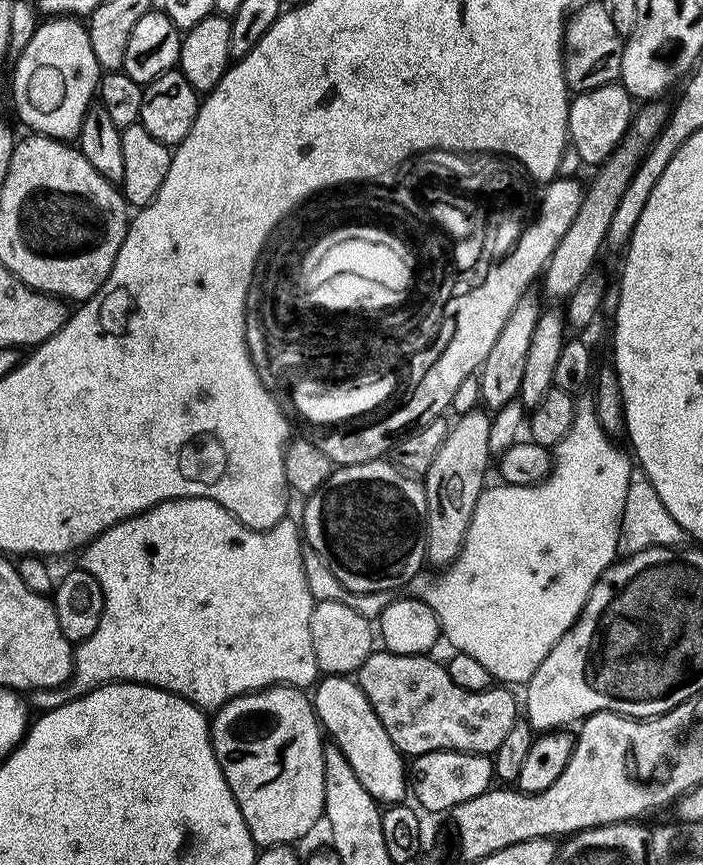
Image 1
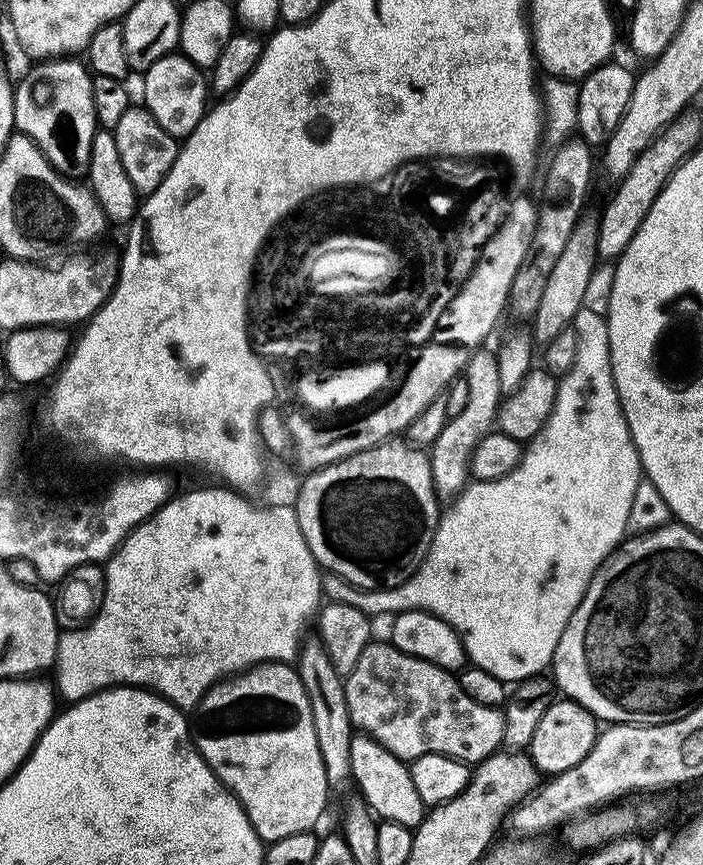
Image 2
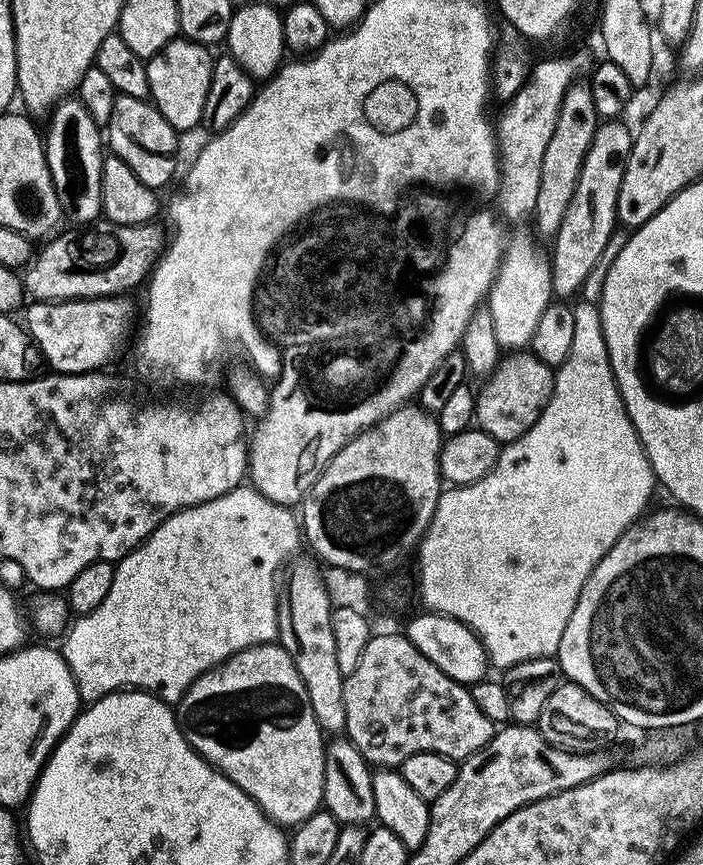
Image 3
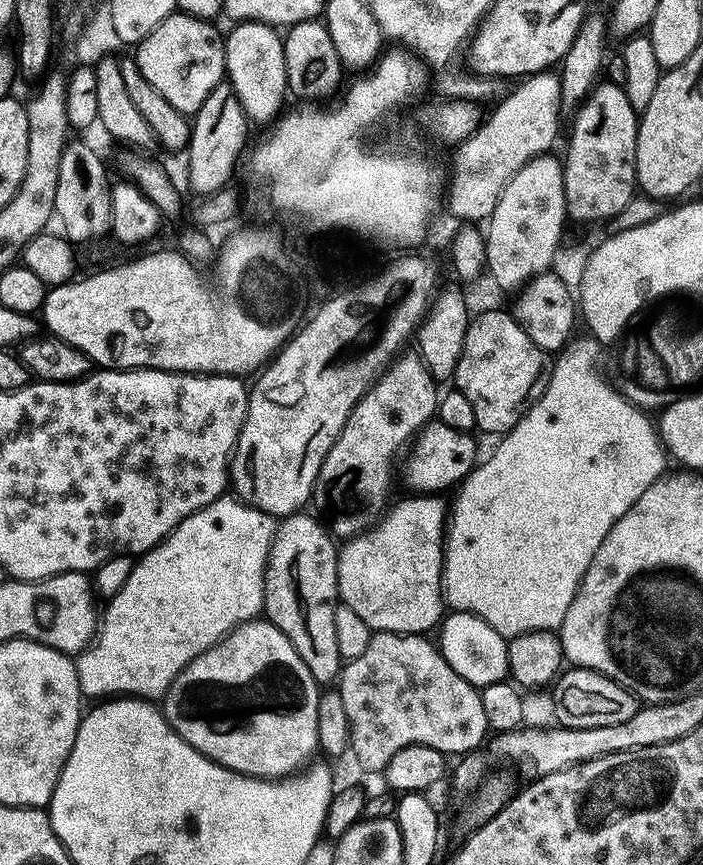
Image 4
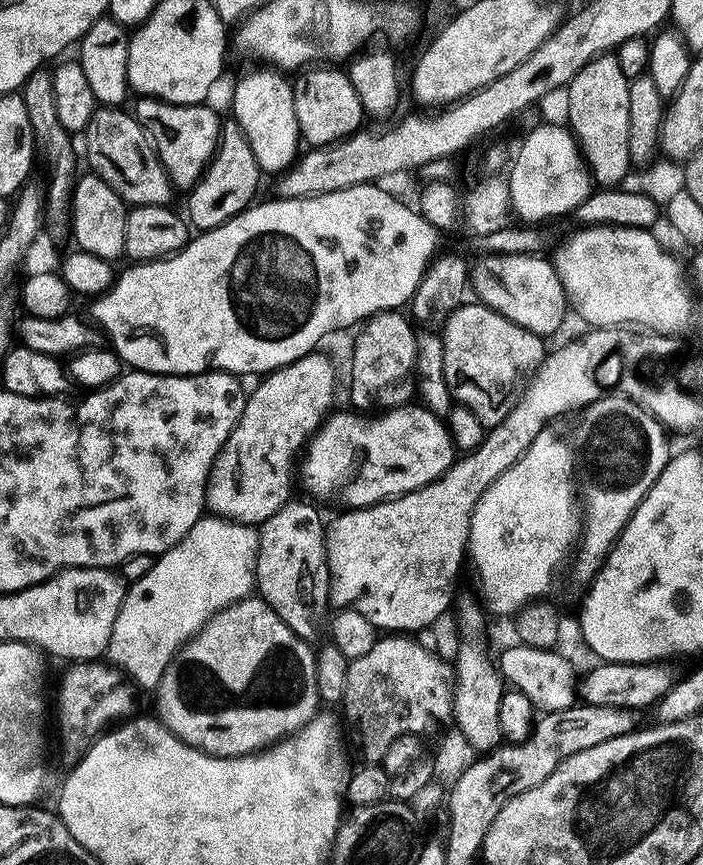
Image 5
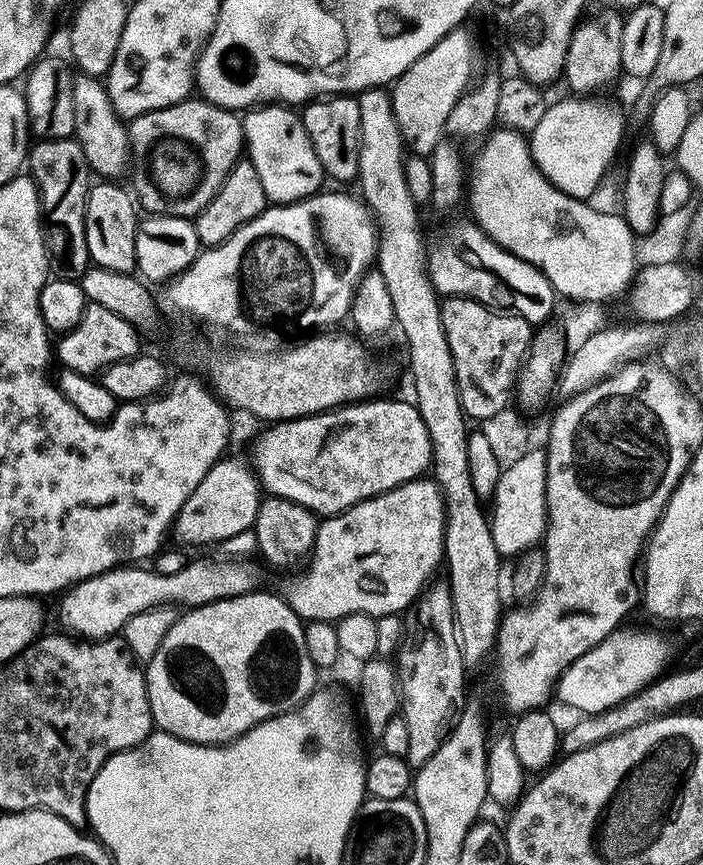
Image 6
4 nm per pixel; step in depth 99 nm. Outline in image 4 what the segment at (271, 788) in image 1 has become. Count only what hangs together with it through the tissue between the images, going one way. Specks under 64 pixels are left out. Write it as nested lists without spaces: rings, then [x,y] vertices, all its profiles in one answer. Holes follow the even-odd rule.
[[[261,618],[251,620],[249,624],[244,624],[240,628],[235,628],[218,646],[214,646],[209,652],[202,654],[194,662],[190,662],[190,666],[186,666],[186,670],[182,670],[182,674],[178,674],[174,686],[170,686],[168,695],[162,701],[162,711],[168,720],[169,726],[191,748],[198,750],[208,760],[222,765],[223,768],[231,772],[237,772],[243,776],[253,776],[256,780],[278,781],[297,775],[297,773],[307,769],[313,763],[314,757],[312,755],[317,755],[320,746],[320,739],[318,738],[318,706],[320,705],[321,695],[321,685],[316,683],[314,674],[310,674],[306,662],[302,662],[298,650],[294,650],[290,638],[286,638],[286,634],[282,634],[282,630],[278,630],[278,626],[274,626],[267,618]]]

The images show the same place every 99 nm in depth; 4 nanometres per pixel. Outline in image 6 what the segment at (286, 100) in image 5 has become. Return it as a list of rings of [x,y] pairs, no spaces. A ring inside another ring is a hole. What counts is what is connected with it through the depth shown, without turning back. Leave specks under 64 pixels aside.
[[[261,106],[249,111],[243,117],[244,139],[246,141],[247,159],[258,170],[258,178],[262,178],[262,190],[266,194],[269,205],[291,206],[302,203],[322,192],[326,173],[318,154],[314,150],[314,142],[310,142],[310,134],[306,134],[306,126],[299,115],[296,116],[288,106]]]

